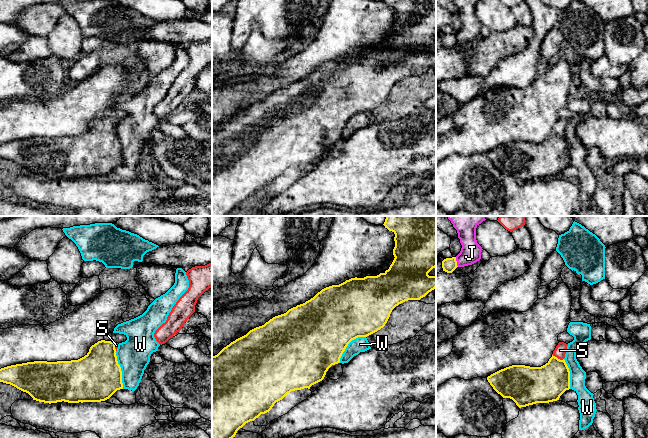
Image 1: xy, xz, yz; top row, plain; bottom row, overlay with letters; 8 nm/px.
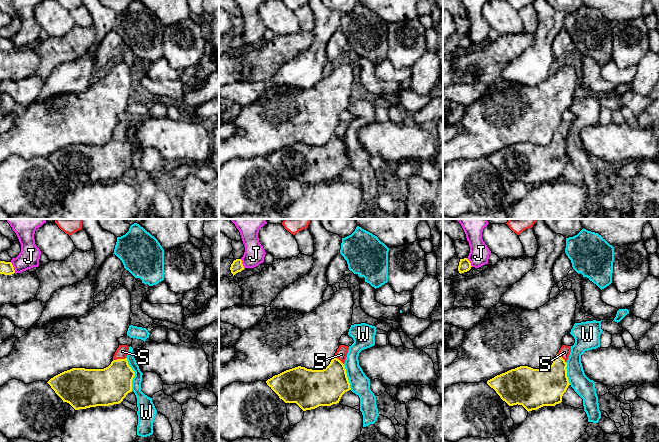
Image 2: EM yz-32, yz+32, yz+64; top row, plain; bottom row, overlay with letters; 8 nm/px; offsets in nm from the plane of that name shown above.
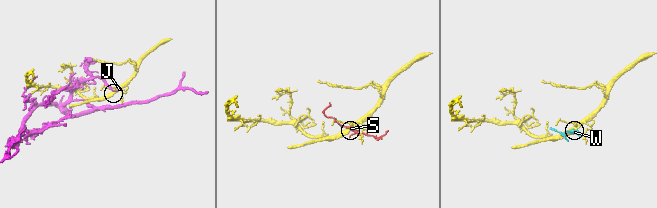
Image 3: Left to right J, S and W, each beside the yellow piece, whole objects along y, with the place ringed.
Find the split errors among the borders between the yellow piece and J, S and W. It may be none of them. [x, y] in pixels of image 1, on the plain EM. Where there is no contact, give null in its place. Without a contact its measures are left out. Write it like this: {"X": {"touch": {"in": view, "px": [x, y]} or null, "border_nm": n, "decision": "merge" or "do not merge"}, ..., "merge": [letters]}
{"J": {"touch": {"in": "yz", "px": [456, 38]}, "border_nm": 80, "decision": "do not merge"}, "S": {"touch": {"in": "yz", "px": [557, 134]}, "border_nm": 100, "decision": "merge"}, "W": {"touch": {"in": "xy", "px": [120, 146]}, "border_nm": 320, "decision": "do not merge"}, "merge": ["S"]}

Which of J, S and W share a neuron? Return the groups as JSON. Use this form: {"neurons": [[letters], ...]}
{"neurons": [["J"], ["S"], ["W"]]}

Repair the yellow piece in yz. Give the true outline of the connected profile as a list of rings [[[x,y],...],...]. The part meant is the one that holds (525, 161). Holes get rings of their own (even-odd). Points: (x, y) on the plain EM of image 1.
[[[559,118],[552,133],[541,143],[512,141],[491,150],[487,156],[498,170],[503,174],[512,175],[519,184],[557,177],[570,165],[570,147],[564,136],[567,122],[568,120]]]

